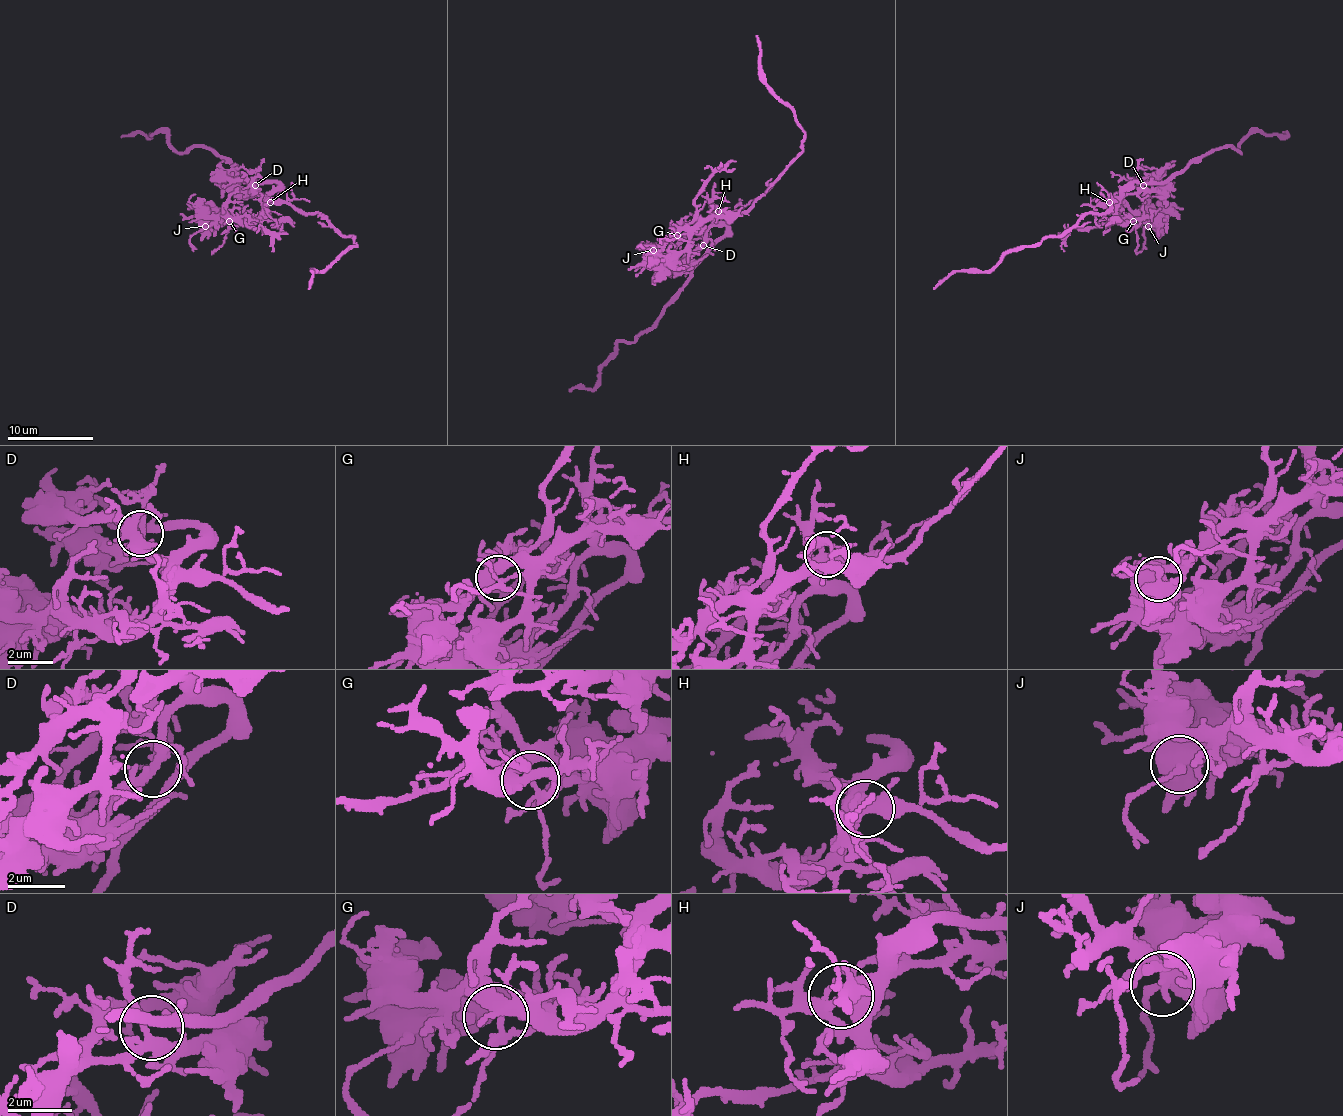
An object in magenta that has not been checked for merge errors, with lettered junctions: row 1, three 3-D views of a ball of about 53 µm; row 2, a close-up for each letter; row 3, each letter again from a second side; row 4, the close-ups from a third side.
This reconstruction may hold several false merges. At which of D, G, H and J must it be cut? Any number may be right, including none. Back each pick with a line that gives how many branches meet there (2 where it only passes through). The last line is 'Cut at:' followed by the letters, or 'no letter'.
Cut at: no letter

